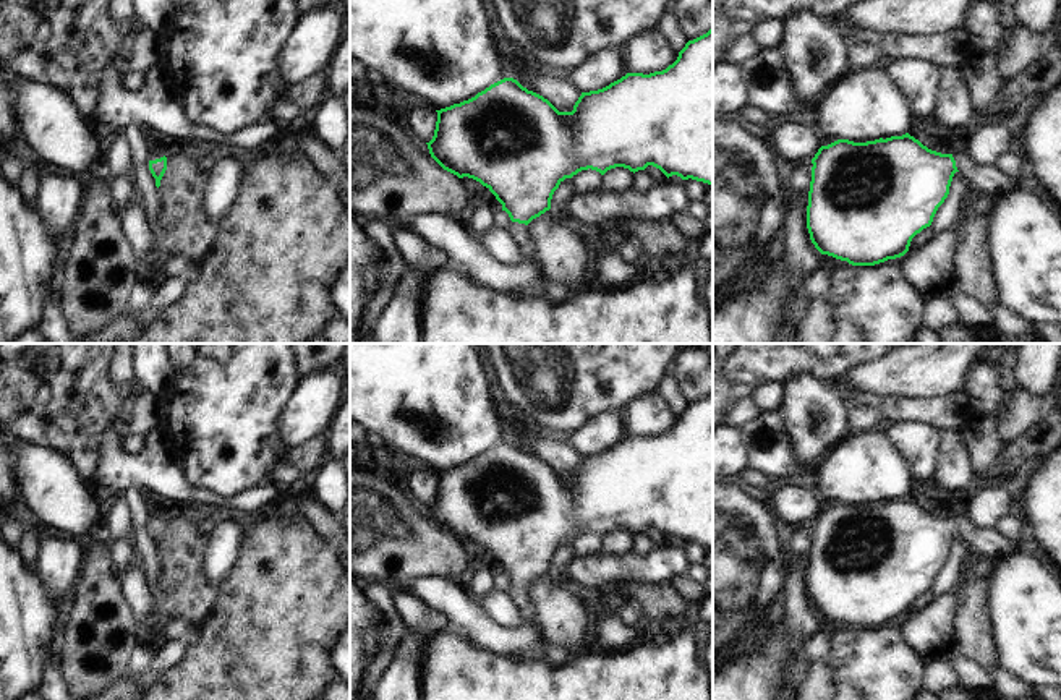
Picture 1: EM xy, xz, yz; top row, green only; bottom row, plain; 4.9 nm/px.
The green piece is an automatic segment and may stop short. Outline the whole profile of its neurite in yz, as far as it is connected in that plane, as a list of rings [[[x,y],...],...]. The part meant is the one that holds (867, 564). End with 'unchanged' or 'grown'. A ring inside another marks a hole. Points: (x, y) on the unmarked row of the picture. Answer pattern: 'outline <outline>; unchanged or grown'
outline [[[909,496],[867,506],[837,502],[821,509],[812,522],[807,569],[810,603],[821,617],[852,629],[875,629],[909,614],[912,601],[930,590],[949,557],[956,535],[977,553],[1008,554],[1022,551],[996,528],[972,523],[967,510],[952,517],[928,512]]]; grown

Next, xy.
outline [[[159,514],[149,515],[149,533],[152,540],[156,541],[156,549],[159,551],[160,543],[167,533],[167,520]]]; grown

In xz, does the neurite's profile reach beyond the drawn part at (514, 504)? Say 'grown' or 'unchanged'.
grown

